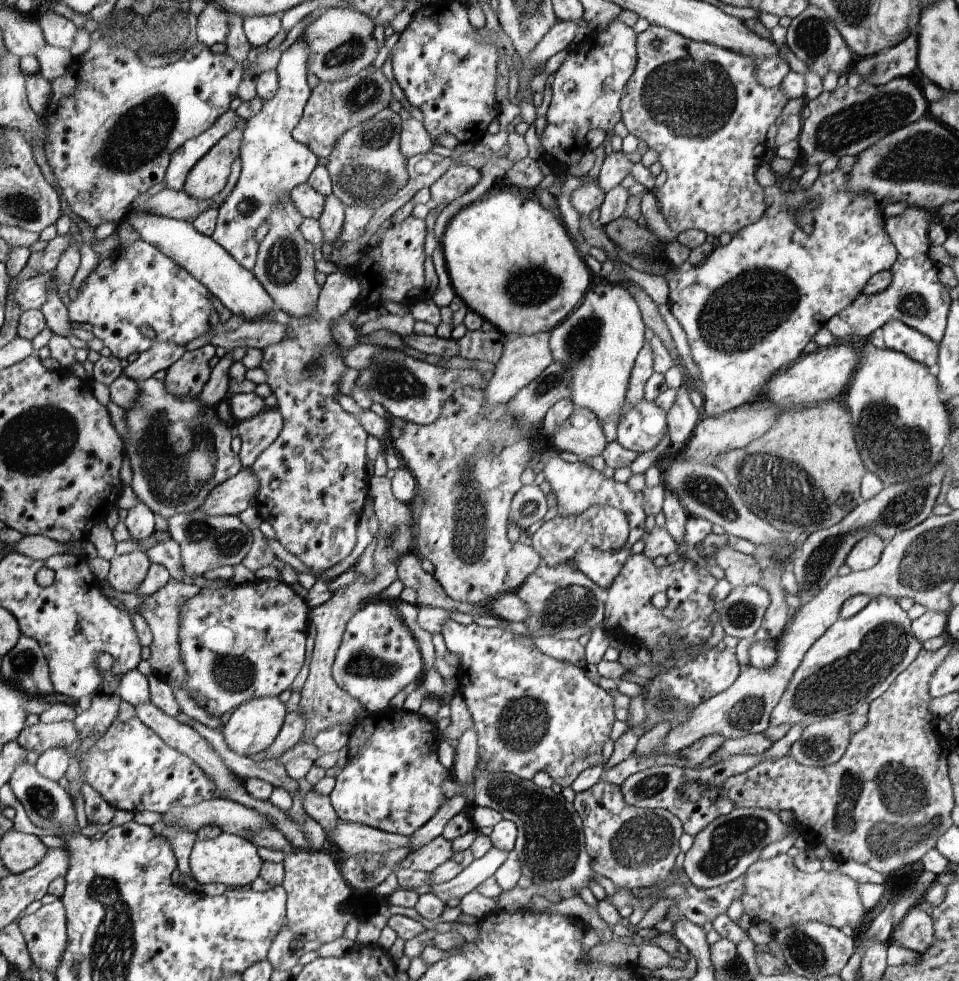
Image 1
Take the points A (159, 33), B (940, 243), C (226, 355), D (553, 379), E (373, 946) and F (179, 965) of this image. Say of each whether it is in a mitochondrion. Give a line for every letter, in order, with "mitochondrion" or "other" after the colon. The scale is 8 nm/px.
A: mitochondrion
B: other
C: other
D: mitochondrion
E: other
F: other

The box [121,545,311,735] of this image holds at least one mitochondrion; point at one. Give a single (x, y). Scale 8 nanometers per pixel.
(225, 675)

